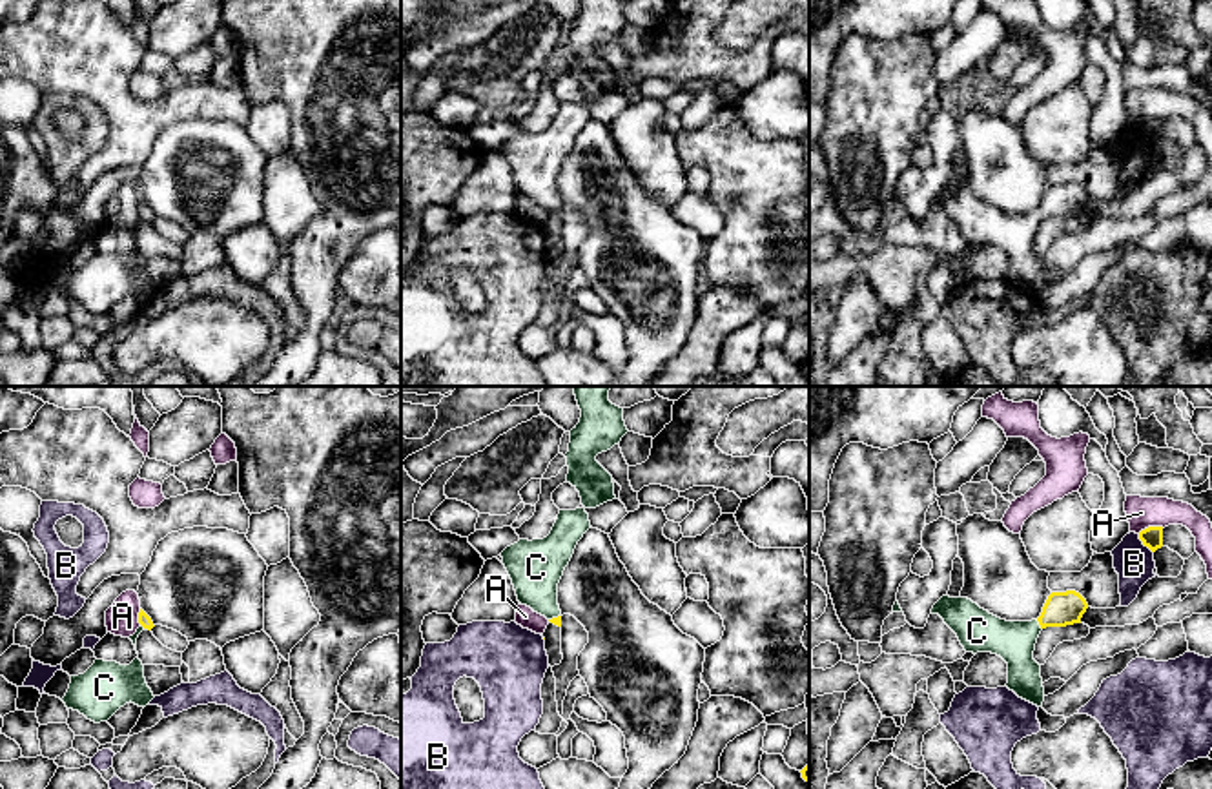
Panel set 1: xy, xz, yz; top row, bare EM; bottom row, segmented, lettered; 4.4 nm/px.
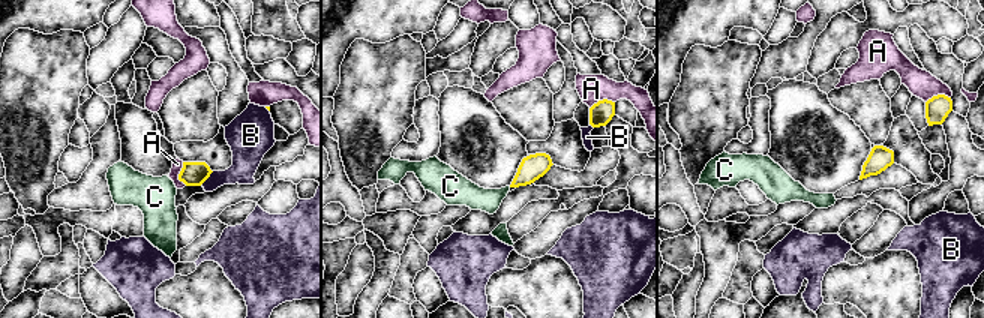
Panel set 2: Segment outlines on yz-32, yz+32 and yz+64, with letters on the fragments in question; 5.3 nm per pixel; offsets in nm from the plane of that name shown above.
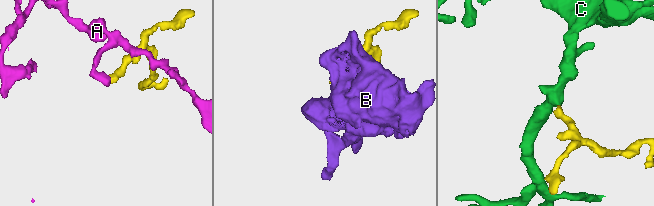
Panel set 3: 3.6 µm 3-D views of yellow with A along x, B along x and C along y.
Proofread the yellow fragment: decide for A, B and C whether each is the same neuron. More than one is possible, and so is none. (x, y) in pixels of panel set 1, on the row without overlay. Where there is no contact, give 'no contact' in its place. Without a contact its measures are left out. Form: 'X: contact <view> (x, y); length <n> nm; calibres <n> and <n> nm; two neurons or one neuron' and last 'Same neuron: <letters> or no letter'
A: contact yz (1150, 119); length 120 nm; calibres 90 and 140 nm; two neurons
B: contact yz (1143, 135); length 110 nm; calibres 90 and 170 nm; two neurons
C: contact yz (1039, 215); length 50 nm; calibres 150 and 180 nm; one neuron
Same neuron: C

